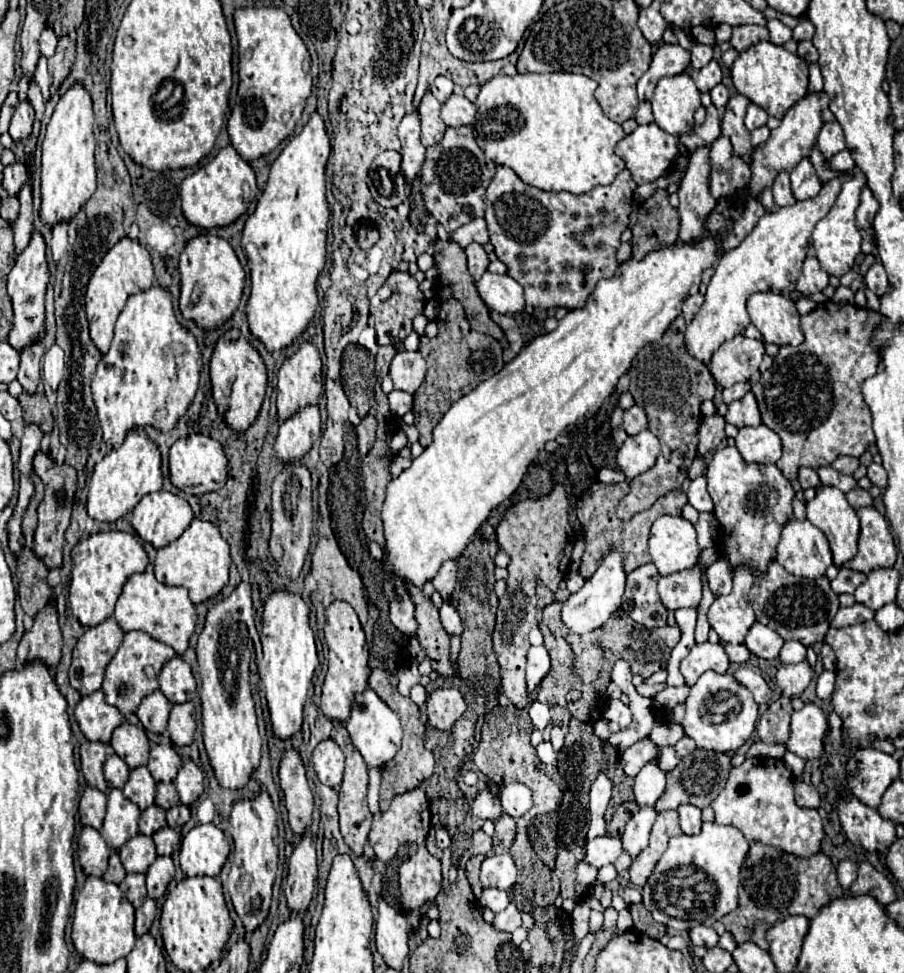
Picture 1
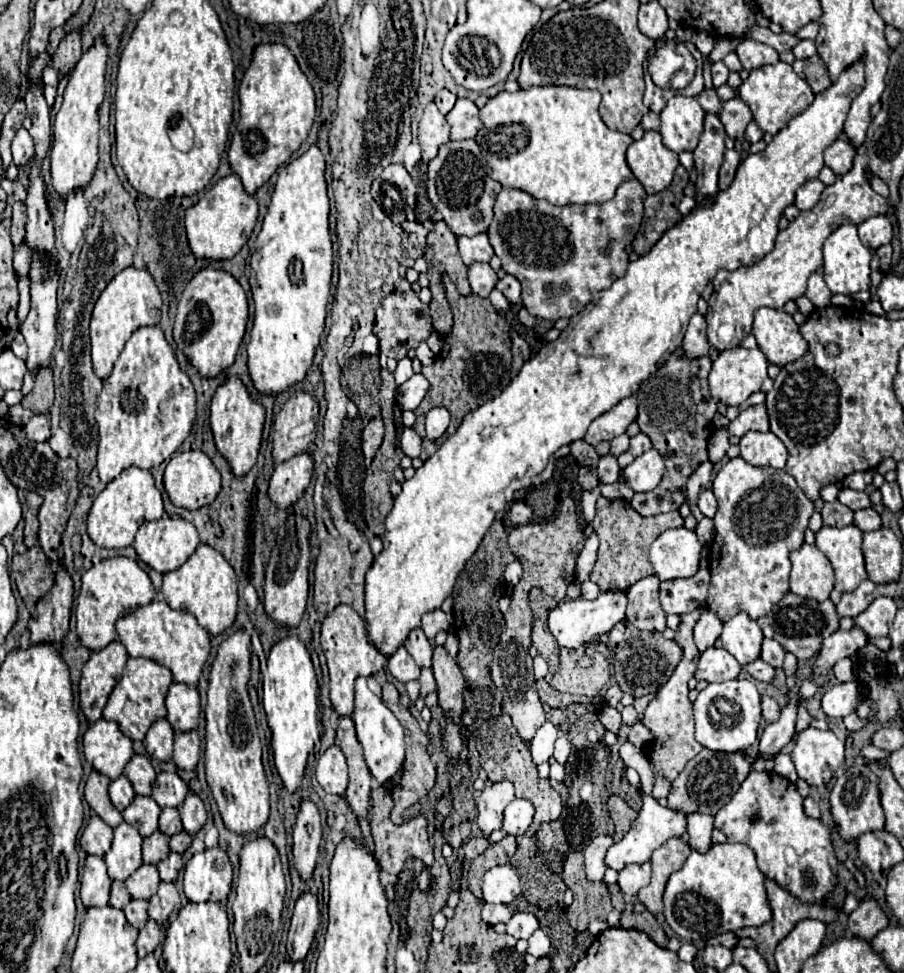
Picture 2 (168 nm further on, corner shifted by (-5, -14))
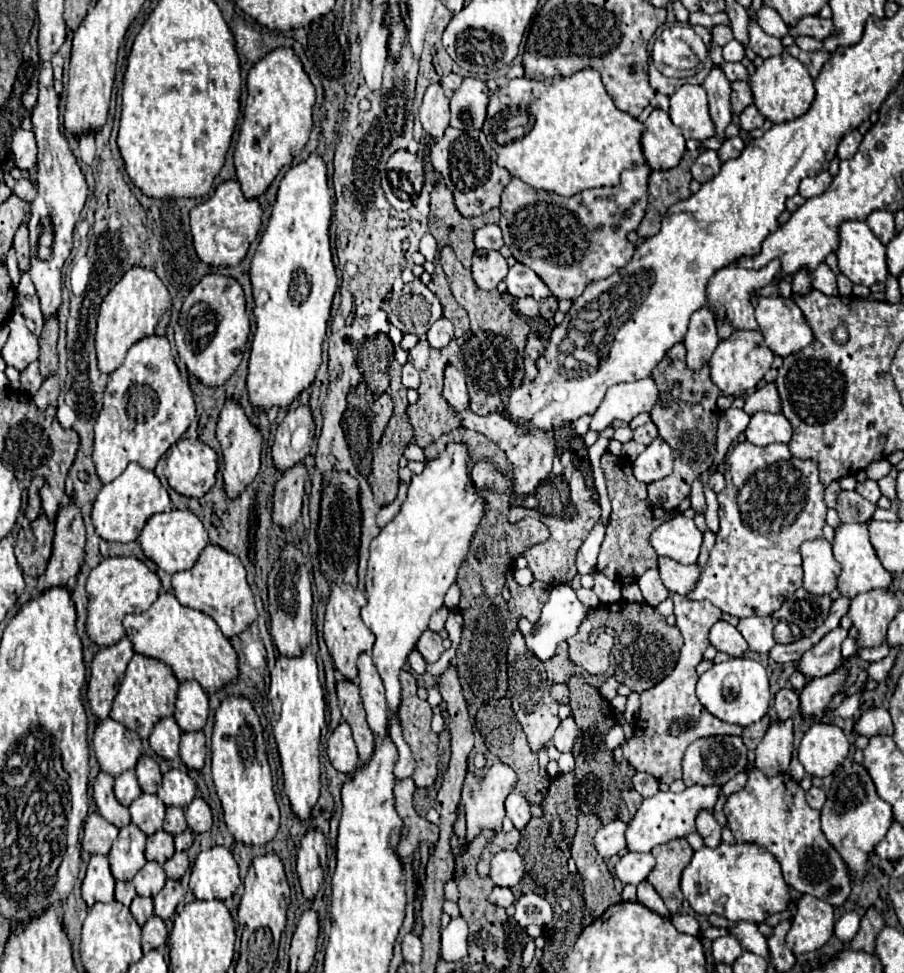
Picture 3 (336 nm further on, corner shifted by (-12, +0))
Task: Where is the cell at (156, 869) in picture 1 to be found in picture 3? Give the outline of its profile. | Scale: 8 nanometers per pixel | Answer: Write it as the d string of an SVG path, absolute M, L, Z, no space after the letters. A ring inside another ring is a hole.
M166 880L166 886L154 896L154 914L162 920L168 920L174 916L176 906L184 900L184 890L180 882Z

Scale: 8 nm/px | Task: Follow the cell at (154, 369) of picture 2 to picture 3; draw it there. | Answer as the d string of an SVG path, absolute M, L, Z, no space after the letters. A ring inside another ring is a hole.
M148 336L136 342L124 364L108 376L104 406L94 424L92 460L102 484L118 478L130 462L154 470L166 450L180 440L196 414L188 380L180 374L166 336Z

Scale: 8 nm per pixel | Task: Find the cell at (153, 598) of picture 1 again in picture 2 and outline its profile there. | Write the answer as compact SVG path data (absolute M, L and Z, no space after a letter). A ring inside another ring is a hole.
M153 600L145 606L139 606L135 612L121 616L117 620L117 634L119 642L127 648L129 656L145 656L151 658L163 666L167 666L173 672L175 682L185 682L189 686L195 686L203 664L209 658L209 632L197 624L195 616L185 610L173 610L165 600Z

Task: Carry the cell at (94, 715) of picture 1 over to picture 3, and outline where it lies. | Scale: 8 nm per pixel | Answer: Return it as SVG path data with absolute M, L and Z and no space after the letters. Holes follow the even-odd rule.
M106 718L96 726L92 746L100 764L100 770L114 778L126 770L132 770L142 756L142 742L136 732L126 730L112 718Z

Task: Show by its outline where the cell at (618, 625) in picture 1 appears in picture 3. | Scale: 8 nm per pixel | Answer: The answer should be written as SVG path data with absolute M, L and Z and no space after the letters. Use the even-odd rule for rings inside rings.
M616 602L600 606L600 610L610 610L610 628L616 634L614 648L614 678L626 684L632 692L644 692L664 680L676 666L676 658L682 646L682 634L676 626L668 626L666 620L646 604Z

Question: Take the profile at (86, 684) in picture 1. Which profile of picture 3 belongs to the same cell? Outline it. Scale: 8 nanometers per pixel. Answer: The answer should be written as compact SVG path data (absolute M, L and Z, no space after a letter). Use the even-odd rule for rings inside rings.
M122 638L114 646L102 648L94 656L90 664L90 680L88 680L86 696L90 710L98 720L108 718L112 700L120 688L120 682L124 678L126 666L132 656L134 656L134 648L128 638Z

